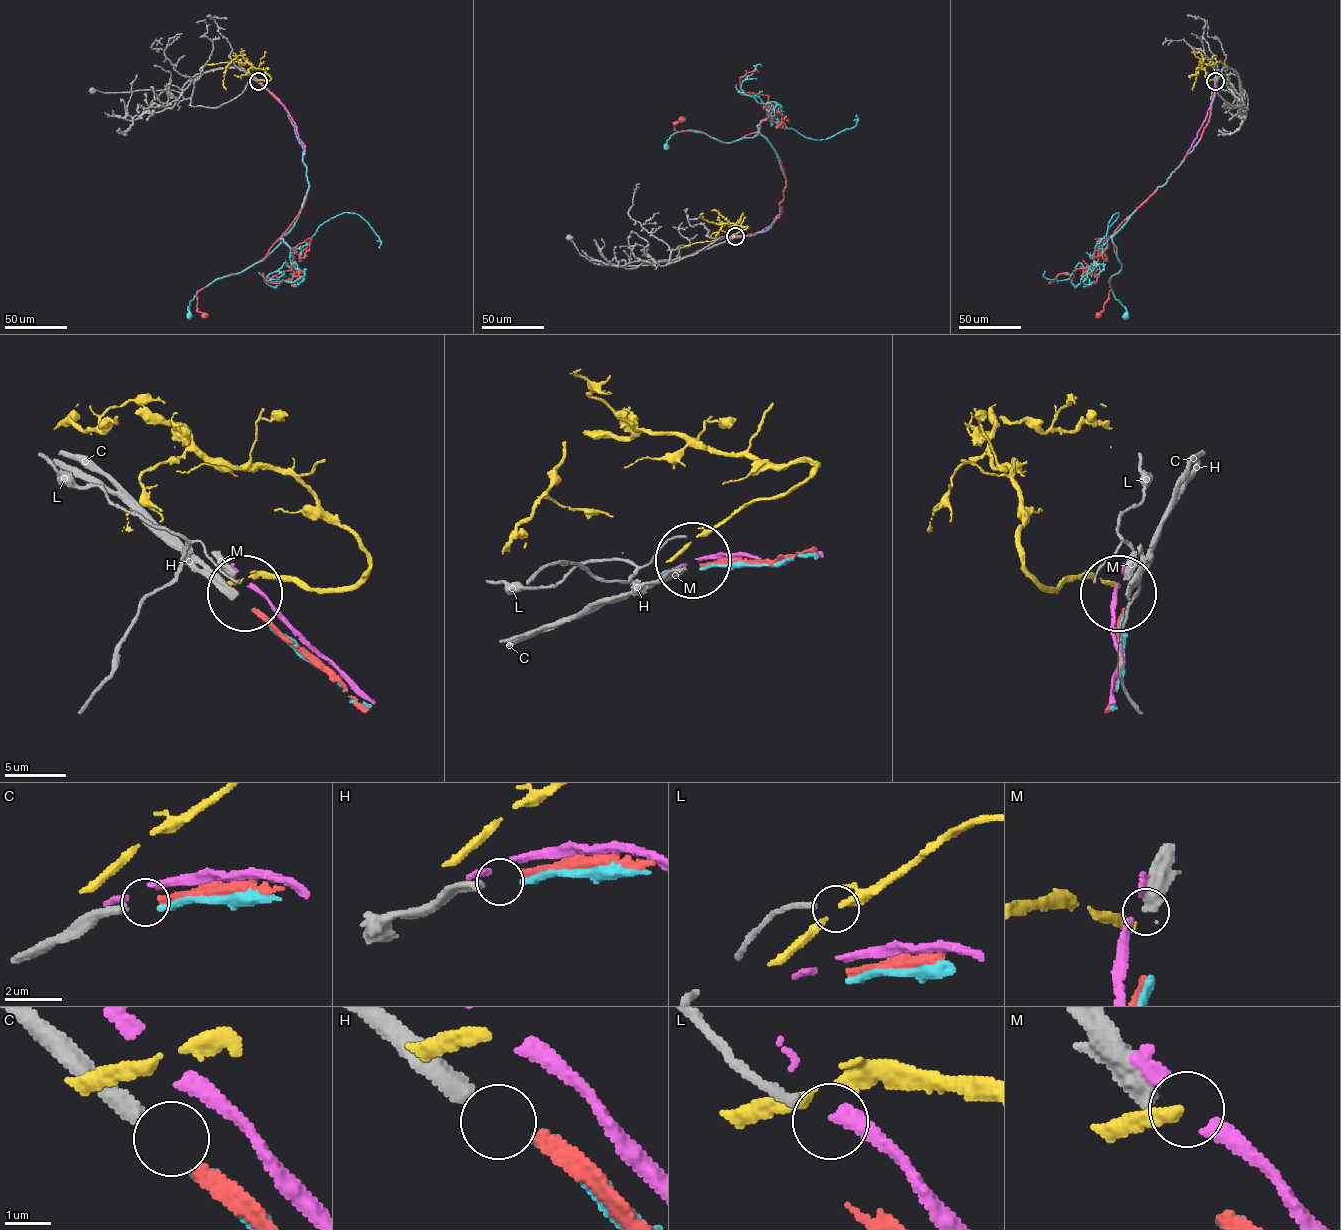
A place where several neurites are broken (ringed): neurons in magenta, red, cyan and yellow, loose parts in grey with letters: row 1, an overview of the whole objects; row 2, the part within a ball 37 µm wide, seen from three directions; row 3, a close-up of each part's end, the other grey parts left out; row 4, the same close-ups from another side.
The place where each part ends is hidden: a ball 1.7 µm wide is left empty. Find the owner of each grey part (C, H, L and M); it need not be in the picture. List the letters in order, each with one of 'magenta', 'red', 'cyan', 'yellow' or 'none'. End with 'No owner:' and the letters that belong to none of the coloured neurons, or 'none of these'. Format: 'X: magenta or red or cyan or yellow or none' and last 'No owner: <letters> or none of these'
C: red
H: cyan
L: none
M: none
No owner: L, M

